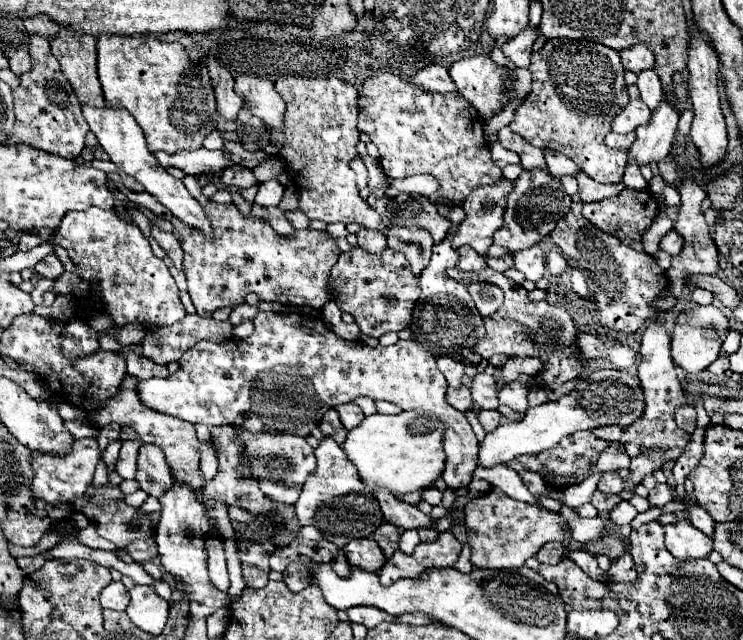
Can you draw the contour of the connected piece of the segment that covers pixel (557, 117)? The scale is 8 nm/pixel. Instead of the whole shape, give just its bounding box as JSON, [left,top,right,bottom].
[509,38,629,182]

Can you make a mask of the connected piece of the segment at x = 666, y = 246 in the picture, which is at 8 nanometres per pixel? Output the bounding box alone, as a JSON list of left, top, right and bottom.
[659,230,683,256]

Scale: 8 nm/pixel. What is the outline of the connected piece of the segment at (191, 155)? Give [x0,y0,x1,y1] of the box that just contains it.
[155,148,235,176]

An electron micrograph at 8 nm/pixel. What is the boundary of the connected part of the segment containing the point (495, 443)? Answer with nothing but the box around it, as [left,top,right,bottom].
[477,370,643,468]

